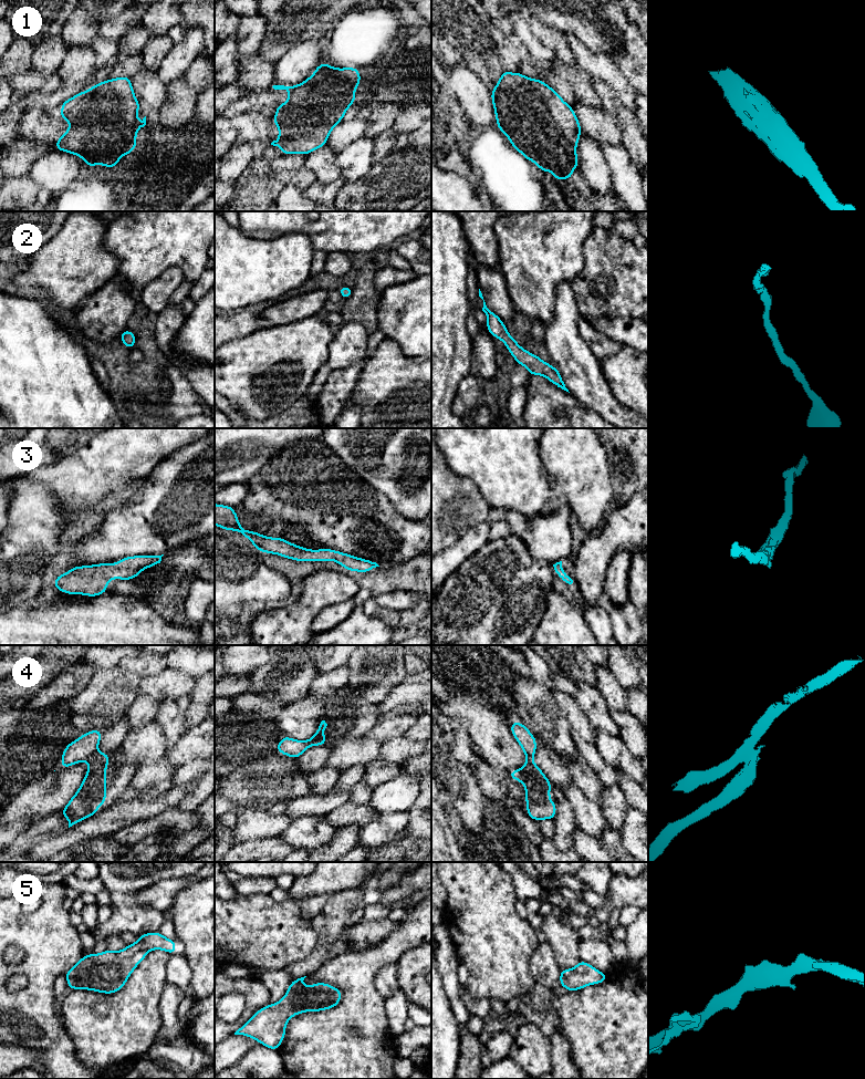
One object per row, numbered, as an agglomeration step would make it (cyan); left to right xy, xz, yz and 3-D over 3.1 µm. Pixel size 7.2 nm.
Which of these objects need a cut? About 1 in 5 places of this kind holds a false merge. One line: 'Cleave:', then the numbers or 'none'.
Cleave: 4

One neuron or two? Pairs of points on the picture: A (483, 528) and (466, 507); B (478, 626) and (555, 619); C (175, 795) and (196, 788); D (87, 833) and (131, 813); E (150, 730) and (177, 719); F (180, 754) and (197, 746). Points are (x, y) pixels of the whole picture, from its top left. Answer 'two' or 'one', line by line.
A: two
B: two
C: two
D: one
E: two
F: one

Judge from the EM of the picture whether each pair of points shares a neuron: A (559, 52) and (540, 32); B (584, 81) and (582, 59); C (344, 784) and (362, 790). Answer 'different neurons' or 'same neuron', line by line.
A: same neuron
B: different neurons
C: same neuron

